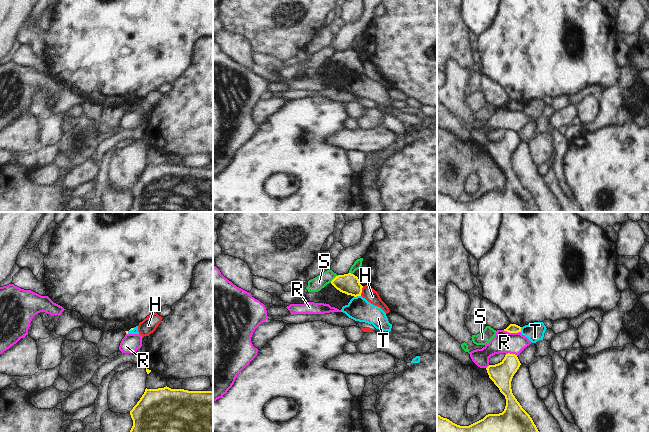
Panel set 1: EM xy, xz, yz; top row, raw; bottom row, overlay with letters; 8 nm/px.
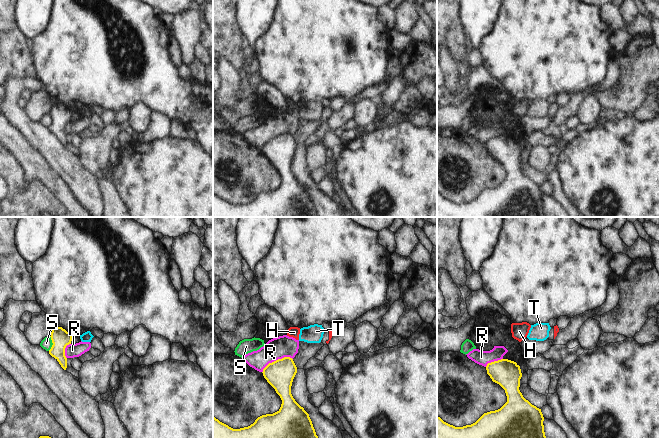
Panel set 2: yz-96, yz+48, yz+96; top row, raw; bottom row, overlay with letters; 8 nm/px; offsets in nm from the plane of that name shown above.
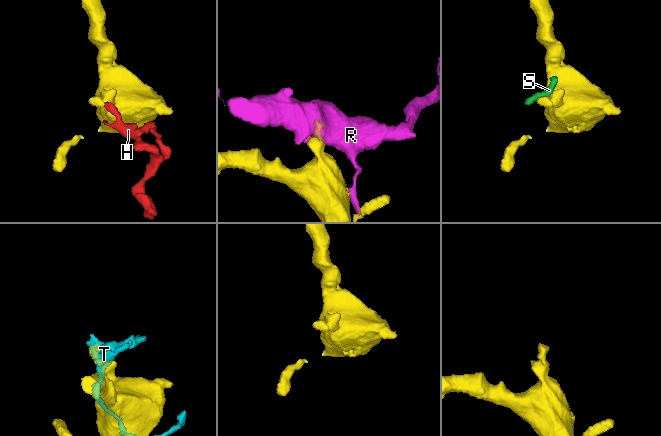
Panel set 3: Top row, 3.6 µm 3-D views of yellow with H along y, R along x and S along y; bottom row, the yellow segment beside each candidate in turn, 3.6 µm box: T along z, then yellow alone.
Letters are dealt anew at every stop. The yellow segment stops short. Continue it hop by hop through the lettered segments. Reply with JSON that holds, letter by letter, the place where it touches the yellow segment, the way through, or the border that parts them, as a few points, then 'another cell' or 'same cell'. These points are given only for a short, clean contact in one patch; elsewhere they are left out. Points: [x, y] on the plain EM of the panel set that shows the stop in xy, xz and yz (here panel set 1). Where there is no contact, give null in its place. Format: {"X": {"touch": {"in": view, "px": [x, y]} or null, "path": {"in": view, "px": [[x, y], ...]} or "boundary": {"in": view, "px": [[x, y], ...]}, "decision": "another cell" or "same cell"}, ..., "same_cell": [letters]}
{"H": {"touch": {"in": "xz", "px": [361, 67]}, "boundary": {"in": "xz", "px": [[363, 62], [360, 71]]}, "decision": "another cell"}, "R": {"touch": {"in": "yz", "px": [512, 108]}, "boundary": {"in": "yz", "px": [[503, 106], [520, 108]]}, "decision": "another cell"}, "S": {"touch": {"in": "xz", "px": [334, 54]}, "boundary": {"in": "xz", "px": [[338, 51], [330, 58]]}, "decision": "another cell"}, "T": {"touch": {"in": "xz", "px": [357, 71]}, "boundary": {"in": "xz", "px": [[360, 71], [354, 73]]}, "decision": "another cell"}, "same_cell": []}

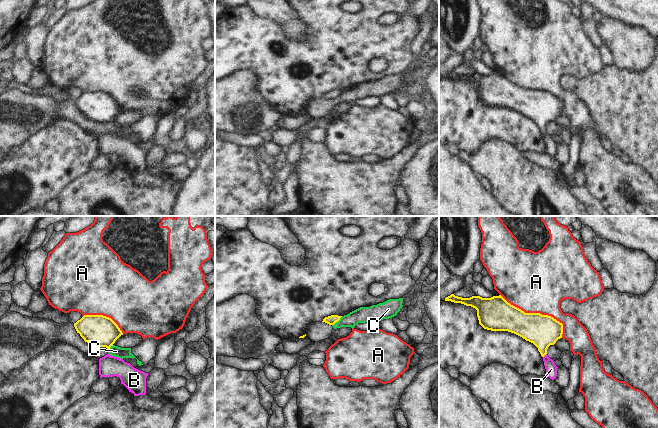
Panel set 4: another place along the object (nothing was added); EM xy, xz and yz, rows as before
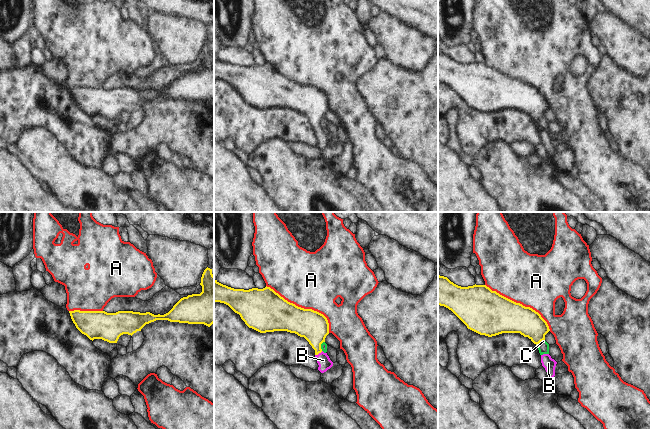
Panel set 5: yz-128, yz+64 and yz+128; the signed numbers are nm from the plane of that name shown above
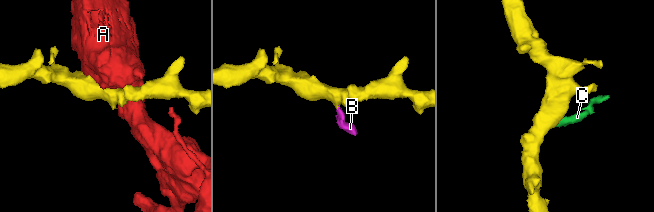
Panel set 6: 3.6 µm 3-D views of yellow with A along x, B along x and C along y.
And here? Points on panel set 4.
{"A": {"touch": {"in": "yz", "px": [538, 89]}, "decision": "another cell"}, "B": {"touch": {"in": "yz", "px": [545, 130]}, "path": {"in": "yz", "px": [[542, 106], [542, 125], [545, 130], [551, 145]]}, "decision": "same cell"}, "C": {"touch": {"in": "xz", "px": [337, 97]}, "boundary": {"in": "xz", "px": [[342, 92], [332, 101]]}, "decision": "another cell"}, "same_cell": ["B"]}

